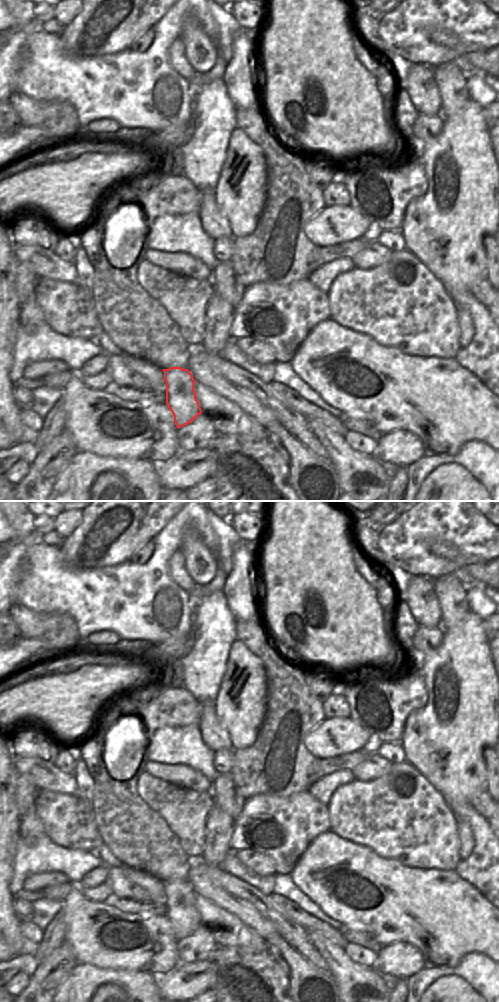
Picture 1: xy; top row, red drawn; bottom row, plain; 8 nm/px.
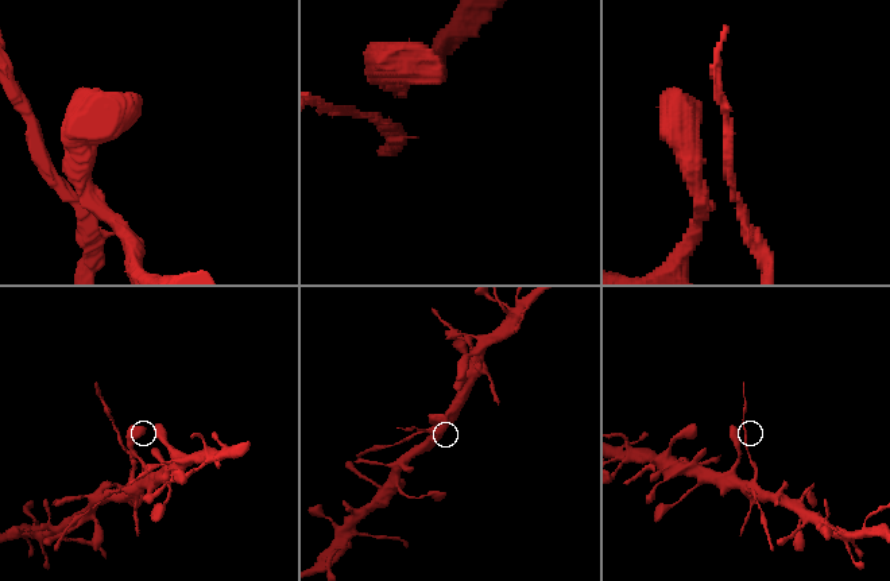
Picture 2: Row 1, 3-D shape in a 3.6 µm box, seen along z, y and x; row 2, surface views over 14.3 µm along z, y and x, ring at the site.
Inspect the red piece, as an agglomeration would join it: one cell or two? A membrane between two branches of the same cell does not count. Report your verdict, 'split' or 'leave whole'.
split

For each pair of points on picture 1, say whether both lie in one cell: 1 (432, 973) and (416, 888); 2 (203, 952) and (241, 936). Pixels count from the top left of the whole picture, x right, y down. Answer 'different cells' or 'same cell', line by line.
1: different cells
2: different cells

